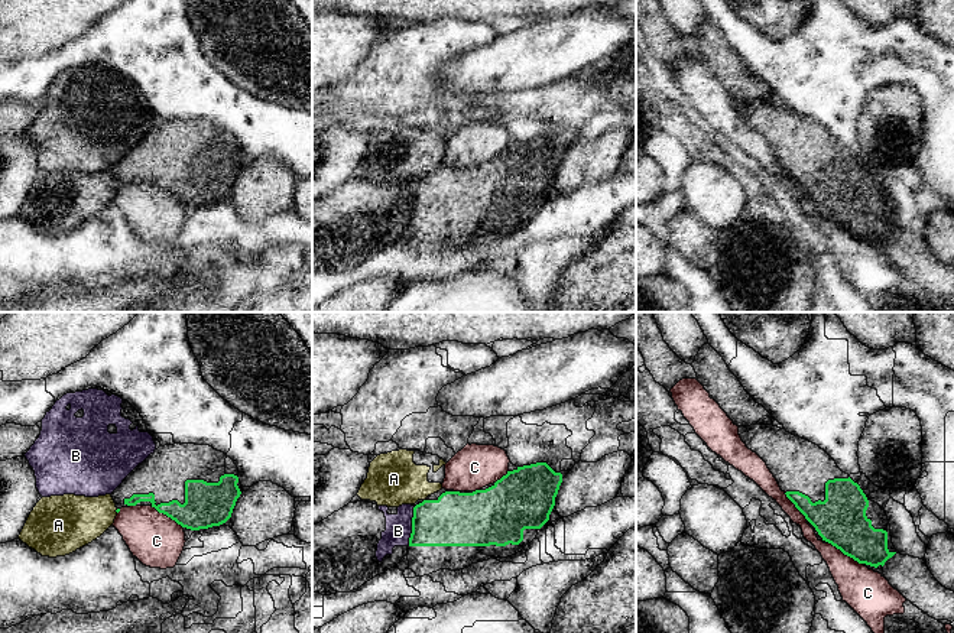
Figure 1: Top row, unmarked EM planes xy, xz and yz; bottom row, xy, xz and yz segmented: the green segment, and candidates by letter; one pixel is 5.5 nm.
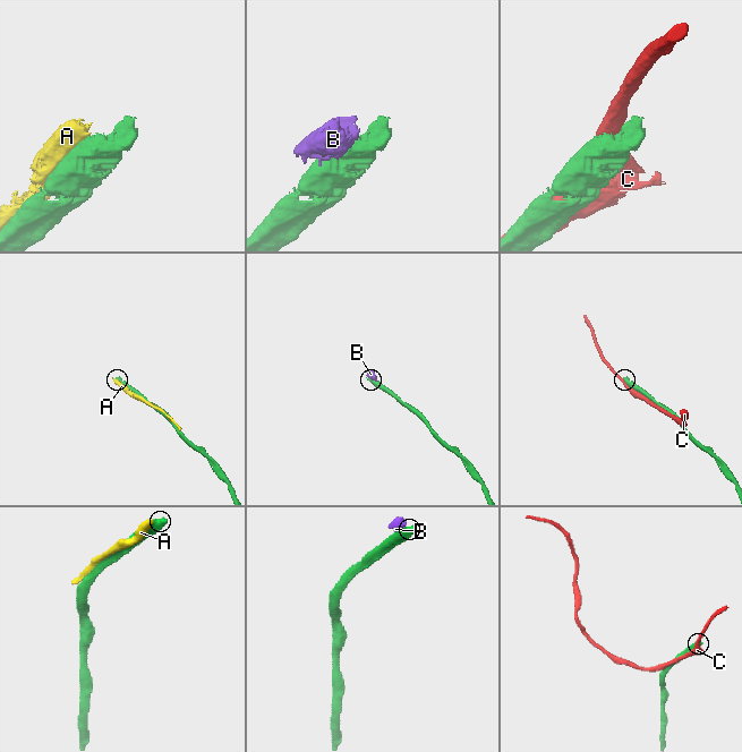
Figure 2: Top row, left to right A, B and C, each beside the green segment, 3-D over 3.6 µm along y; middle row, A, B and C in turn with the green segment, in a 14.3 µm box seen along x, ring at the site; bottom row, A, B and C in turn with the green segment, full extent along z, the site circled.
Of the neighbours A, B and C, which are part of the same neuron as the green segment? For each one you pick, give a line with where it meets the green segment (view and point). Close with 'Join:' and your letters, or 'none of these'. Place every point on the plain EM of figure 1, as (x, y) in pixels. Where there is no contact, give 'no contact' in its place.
Join: none of these

